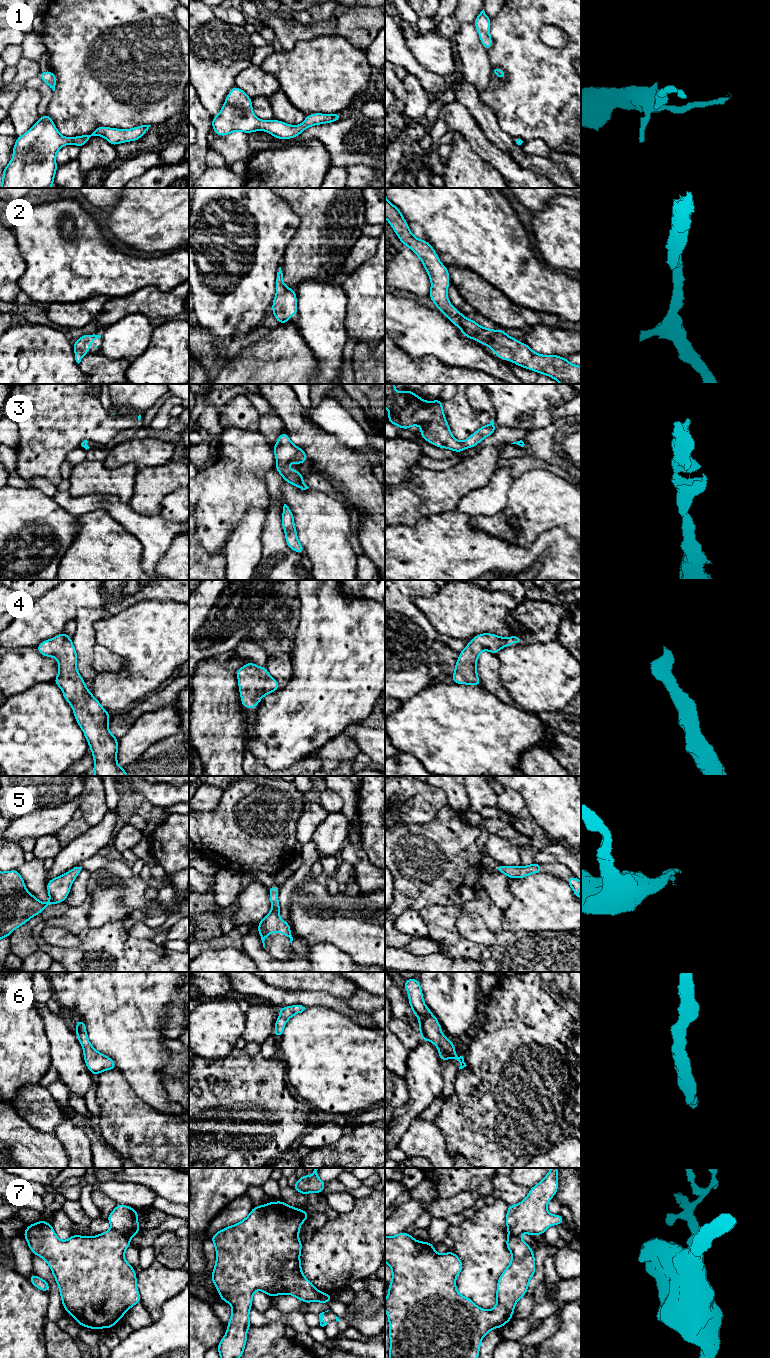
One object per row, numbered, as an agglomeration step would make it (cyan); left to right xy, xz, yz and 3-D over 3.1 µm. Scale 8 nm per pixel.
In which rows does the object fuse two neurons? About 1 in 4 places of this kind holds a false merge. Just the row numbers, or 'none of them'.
7

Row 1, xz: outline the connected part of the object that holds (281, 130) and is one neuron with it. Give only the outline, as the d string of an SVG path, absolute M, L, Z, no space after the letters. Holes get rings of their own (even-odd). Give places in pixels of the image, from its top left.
M234 86L225 98L219 114L212 117L212 129L218 136L226 136L235 131L252 133L263 130L278 139L291 139L313 125L332 123L341 118L340 113L309 114L302 124L295 126L275 119L263 121L255 116L252 99L243 90Z

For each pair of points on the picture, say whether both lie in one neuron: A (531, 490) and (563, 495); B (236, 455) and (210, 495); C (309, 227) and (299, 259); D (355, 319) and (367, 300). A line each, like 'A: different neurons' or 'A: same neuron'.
A: same neuron
B: same neuron
C: same neuron
D: same neuron

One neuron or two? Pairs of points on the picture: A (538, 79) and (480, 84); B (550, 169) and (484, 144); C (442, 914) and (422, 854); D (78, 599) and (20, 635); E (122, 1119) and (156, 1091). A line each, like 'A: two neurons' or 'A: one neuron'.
A: two neurons
B: two neurons
C: two neurons
D: one neuron
E: two neurons

